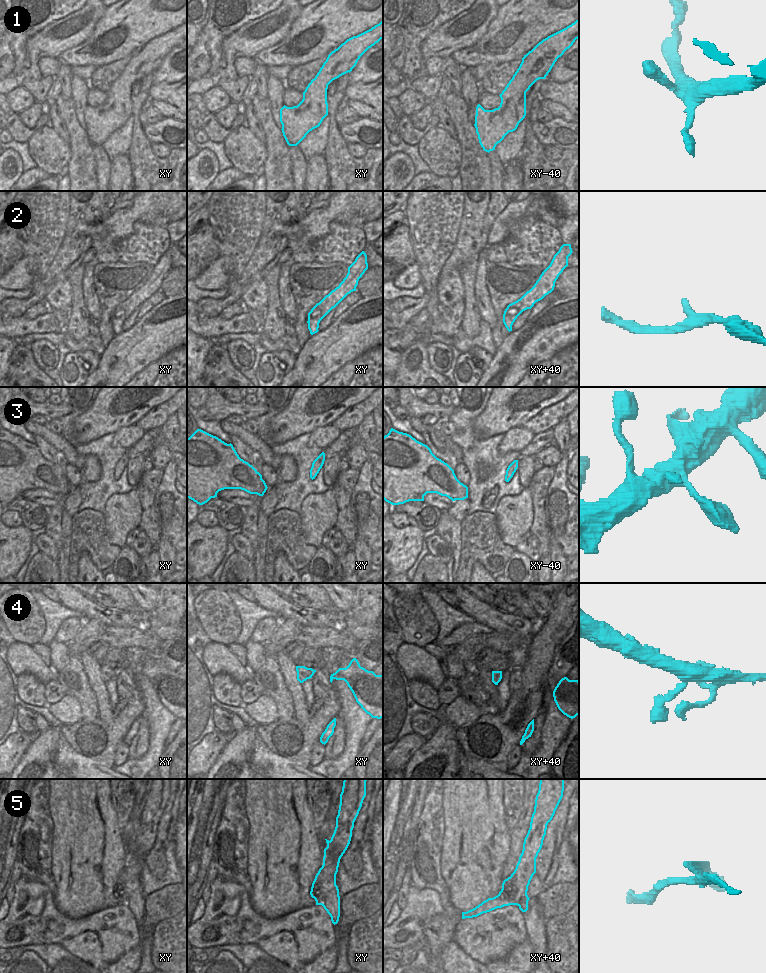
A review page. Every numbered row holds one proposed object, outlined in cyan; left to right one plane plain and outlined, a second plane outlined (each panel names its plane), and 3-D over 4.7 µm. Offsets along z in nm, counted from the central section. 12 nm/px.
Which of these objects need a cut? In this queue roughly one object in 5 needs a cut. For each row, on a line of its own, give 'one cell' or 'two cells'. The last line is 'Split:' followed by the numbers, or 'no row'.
1: one cell
2: one cell
3: one cell
4: one cell
5: two cells
Split: 5

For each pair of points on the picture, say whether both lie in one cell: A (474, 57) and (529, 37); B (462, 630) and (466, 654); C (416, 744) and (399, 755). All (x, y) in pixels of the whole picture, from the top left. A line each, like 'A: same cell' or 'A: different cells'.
A: same cell
B: different cells
C: same cell

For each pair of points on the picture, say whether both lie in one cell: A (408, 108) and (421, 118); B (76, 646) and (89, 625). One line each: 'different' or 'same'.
A: different
B: same

